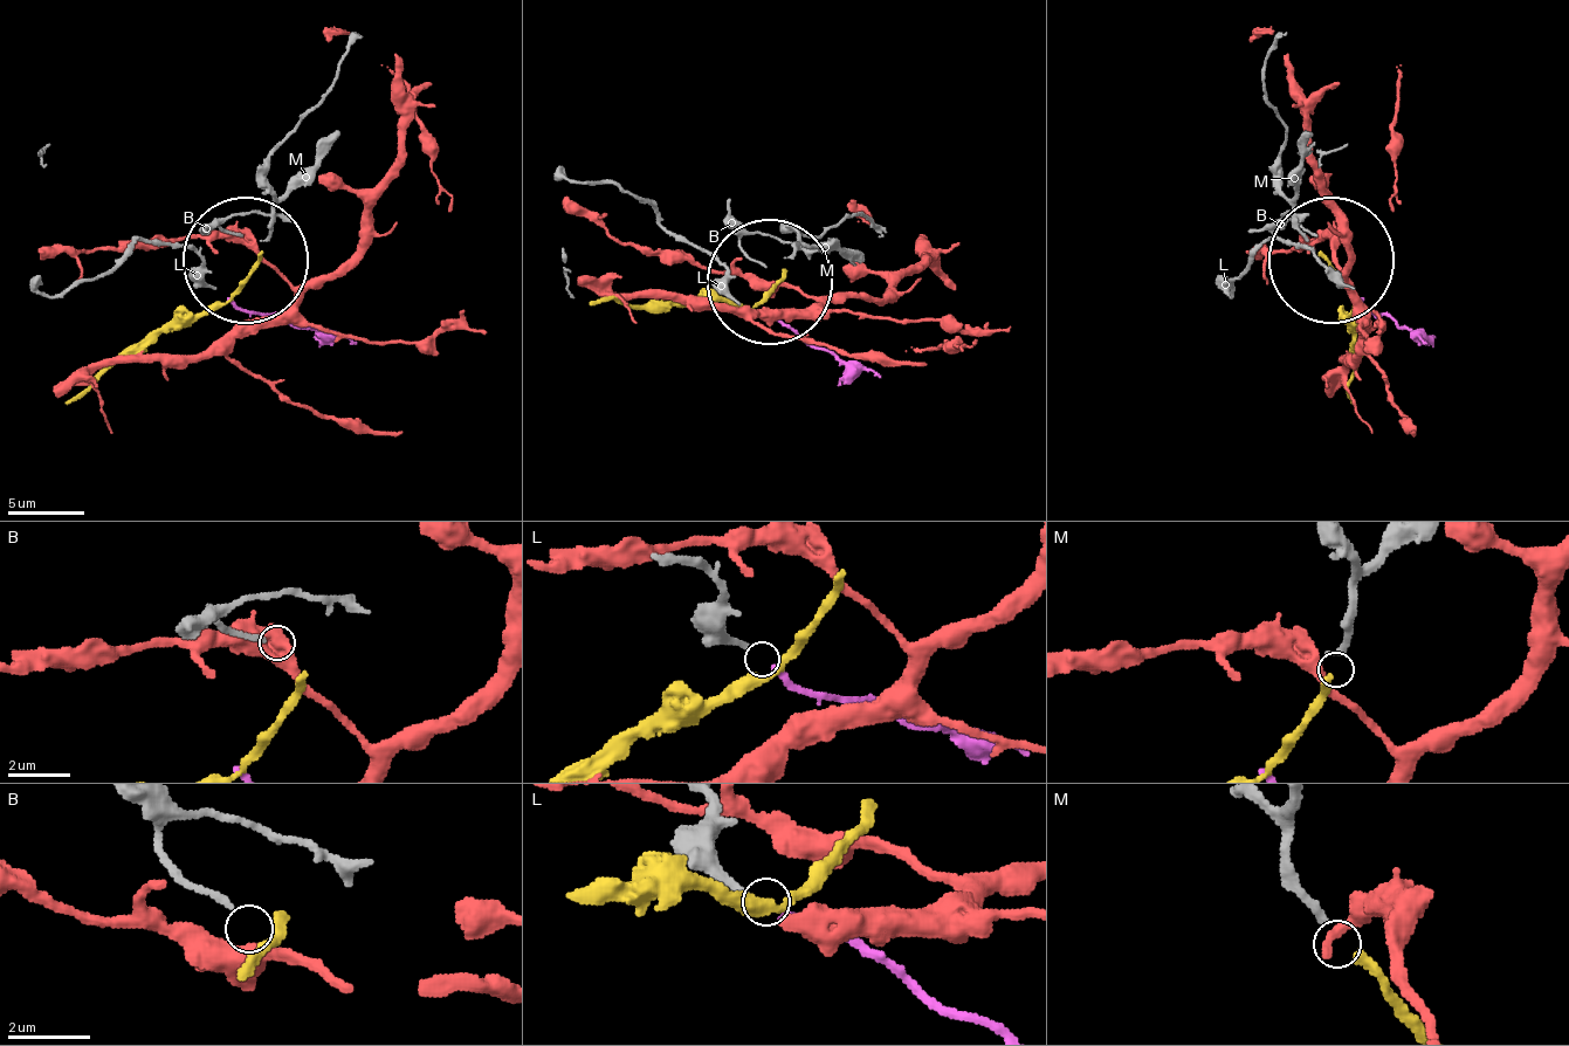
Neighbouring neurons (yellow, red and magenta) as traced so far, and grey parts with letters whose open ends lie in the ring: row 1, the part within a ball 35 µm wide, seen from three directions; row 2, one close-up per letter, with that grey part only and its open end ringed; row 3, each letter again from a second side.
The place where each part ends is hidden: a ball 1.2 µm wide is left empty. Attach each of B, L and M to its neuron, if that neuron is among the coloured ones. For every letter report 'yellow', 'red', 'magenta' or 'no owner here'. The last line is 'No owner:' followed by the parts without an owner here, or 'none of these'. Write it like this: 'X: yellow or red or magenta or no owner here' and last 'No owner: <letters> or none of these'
B: no owner here
L: magenta
M: yellow
No owner: B

